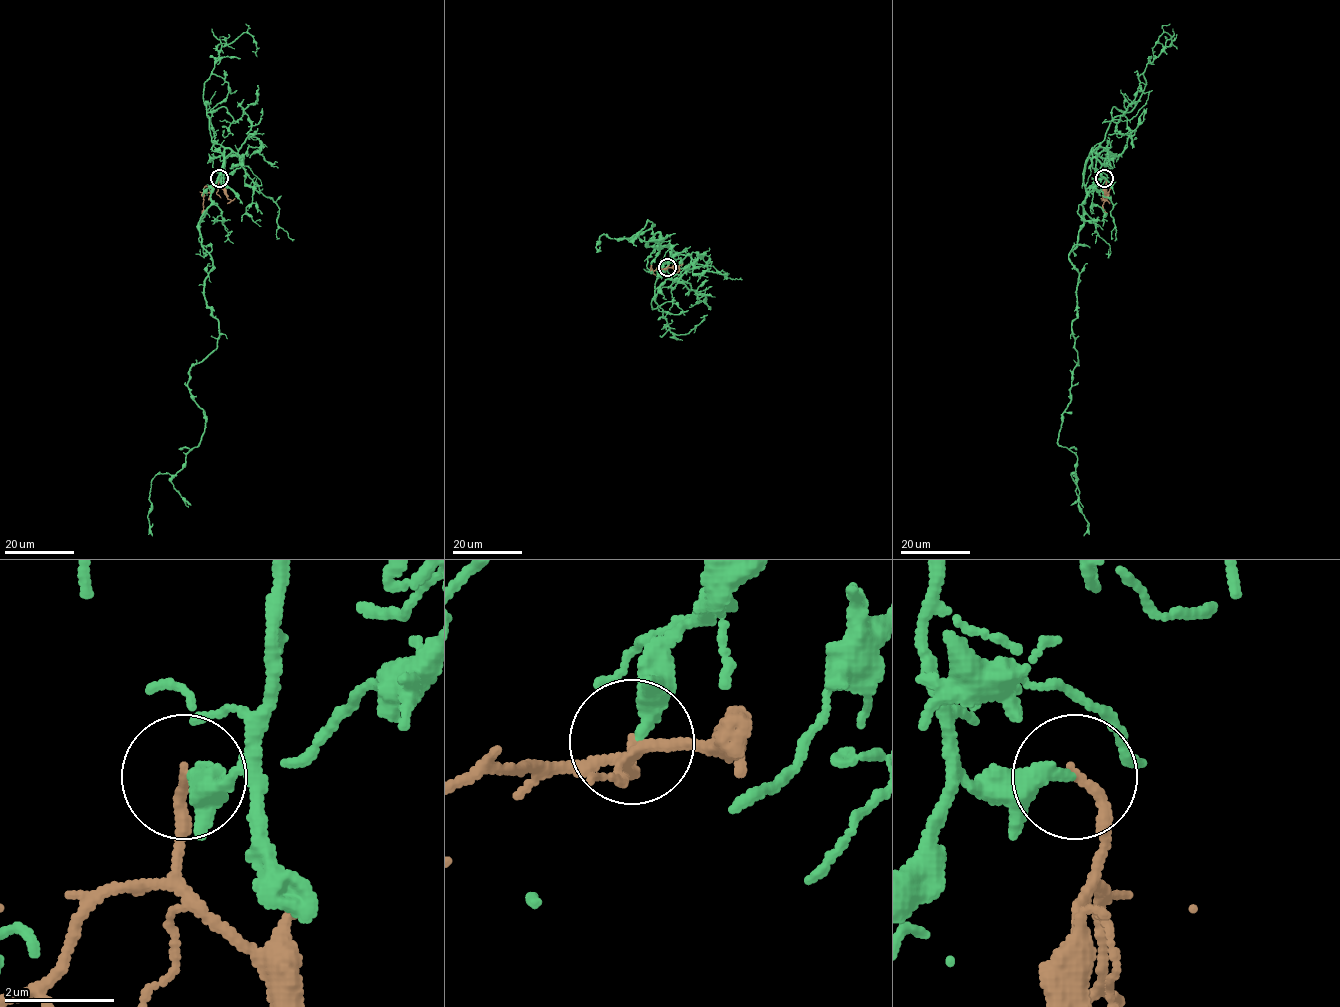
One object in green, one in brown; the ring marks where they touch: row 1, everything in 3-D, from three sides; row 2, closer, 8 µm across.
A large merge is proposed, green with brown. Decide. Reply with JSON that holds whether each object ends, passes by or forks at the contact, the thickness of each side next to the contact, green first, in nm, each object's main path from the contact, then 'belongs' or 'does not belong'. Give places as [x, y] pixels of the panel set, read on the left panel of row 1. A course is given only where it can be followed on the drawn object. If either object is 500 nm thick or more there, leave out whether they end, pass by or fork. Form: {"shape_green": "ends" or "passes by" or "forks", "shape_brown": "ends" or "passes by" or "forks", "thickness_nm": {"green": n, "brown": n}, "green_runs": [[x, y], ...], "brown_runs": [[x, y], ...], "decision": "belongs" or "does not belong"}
{"shape_green": "ends", "shape_brown": "ends", "thickness_nm": {"green": 320, "brown": 200}, "green_runs": [[219, 178], [224, 152], [198, 223], [219, 336], [187, 384], [205, 425], [185, 464], [151, 482], [152, 535]], "brown_runs": [[218, 178], [218, 184], [204, 194], [201, 213]], "decision": "belongs"}

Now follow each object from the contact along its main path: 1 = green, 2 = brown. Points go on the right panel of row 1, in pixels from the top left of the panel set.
1: (1104, 178), (1092, 152), (1069, 256), (1078, 273), (1078, 364), (1057, 443), (1076, 455), (1084, 535)
2: (1104, 178), (1107, 199), (1102, 206), (1106, 213)

